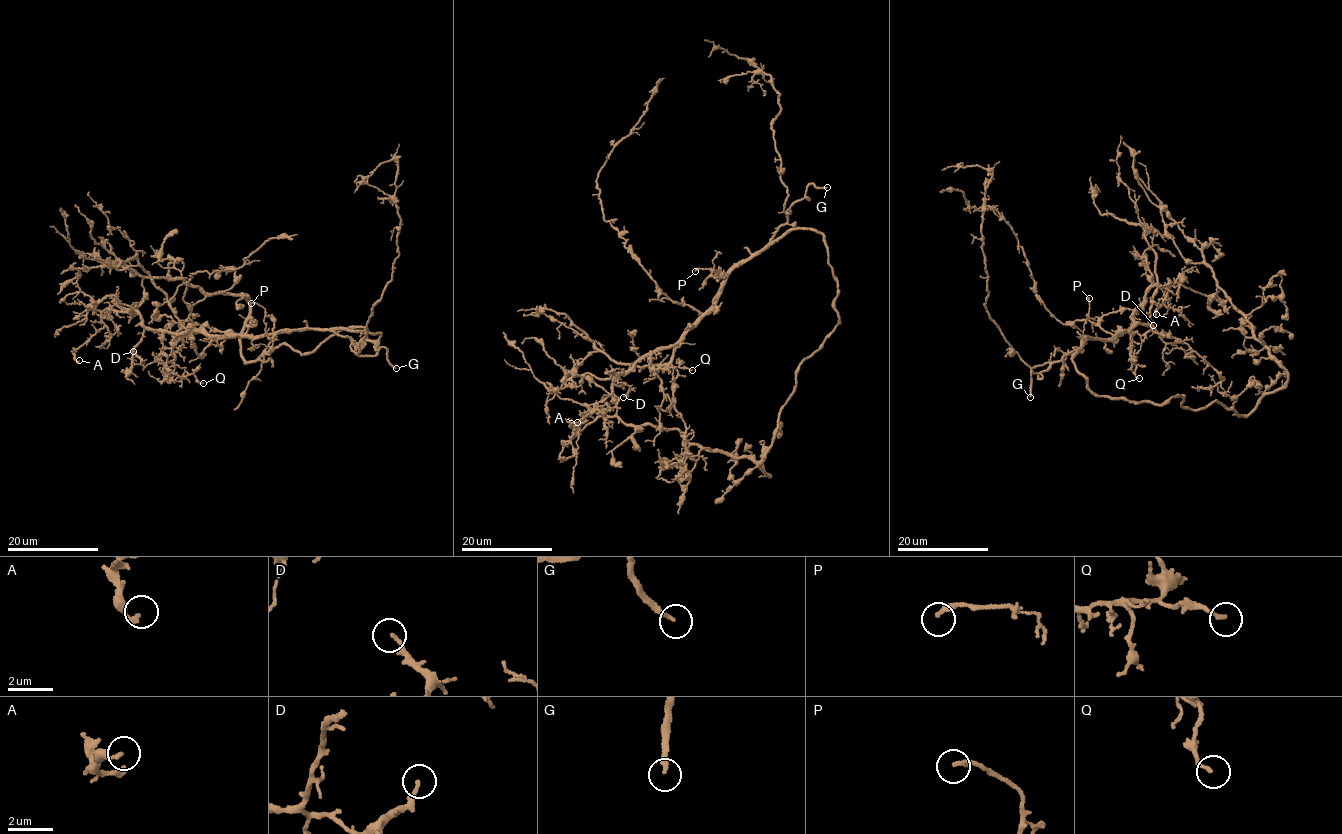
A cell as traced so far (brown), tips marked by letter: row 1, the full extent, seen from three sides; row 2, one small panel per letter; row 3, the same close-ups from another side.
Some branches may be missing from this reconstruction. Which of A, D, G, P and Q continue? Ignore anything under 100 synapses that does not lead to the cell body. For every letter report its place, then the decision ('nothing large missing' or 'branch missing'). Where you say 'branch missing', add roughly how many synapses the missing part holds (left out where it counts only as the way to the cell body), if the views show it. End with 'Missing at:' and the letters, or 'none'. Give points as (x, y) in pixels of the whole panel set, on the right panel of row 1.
A: (1156, 314) | nothing large missing
D: (1153, 325) | nothing large missing
G: (1030, 397) | branch missing
P: (1089, 298) | nothing large missing
Q: (1139, 378) | nothing large missing
Missing at: G

